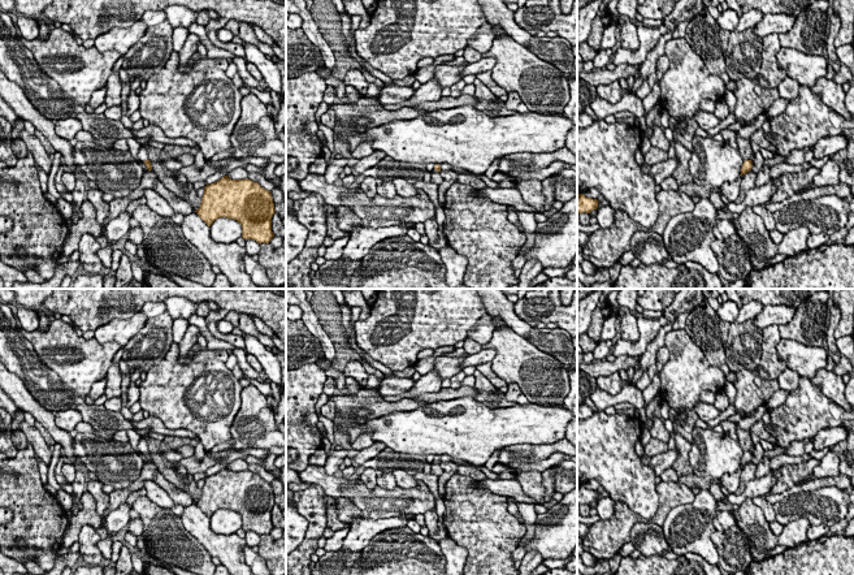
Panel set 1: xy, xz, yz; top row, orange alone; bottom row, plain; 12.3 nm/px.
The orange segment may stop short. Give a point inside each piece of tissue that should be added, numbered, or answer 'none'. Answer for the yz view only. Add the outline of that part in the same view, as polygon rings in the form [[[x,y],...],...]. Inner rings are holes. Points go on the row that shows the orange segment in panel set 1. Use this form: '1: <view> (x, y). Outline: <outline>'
none

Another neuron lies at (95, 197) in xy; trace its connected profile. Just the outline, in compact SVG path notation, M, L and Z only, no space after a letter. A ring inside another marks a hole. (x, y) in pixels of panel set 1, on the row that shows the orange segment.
M87 189L87 200L95 207L96 221L101 228L109 215L109 203L103 199L103 194L99 189Z

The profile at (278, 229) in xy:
M276 212L272 217L272 232L274 237L286 237L286 226L282 224L282 219Z

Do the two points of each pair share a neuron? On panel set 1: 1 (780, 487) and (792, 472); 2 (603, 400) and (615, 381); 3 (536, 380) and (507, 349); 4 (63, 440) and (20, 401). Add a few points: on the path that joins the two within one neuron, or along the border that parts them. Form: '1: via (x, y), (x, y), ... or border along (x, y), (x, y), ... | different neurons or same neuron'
1: via (783, 483), (788, 476) | same neuron
2: border along (598, 387), (611, 394), (616, 394), (623, 388) | different neurons
3: via (530, 372), (515, 357) | same neuron
4: via (52, 428), (31, 406) | same neuron

